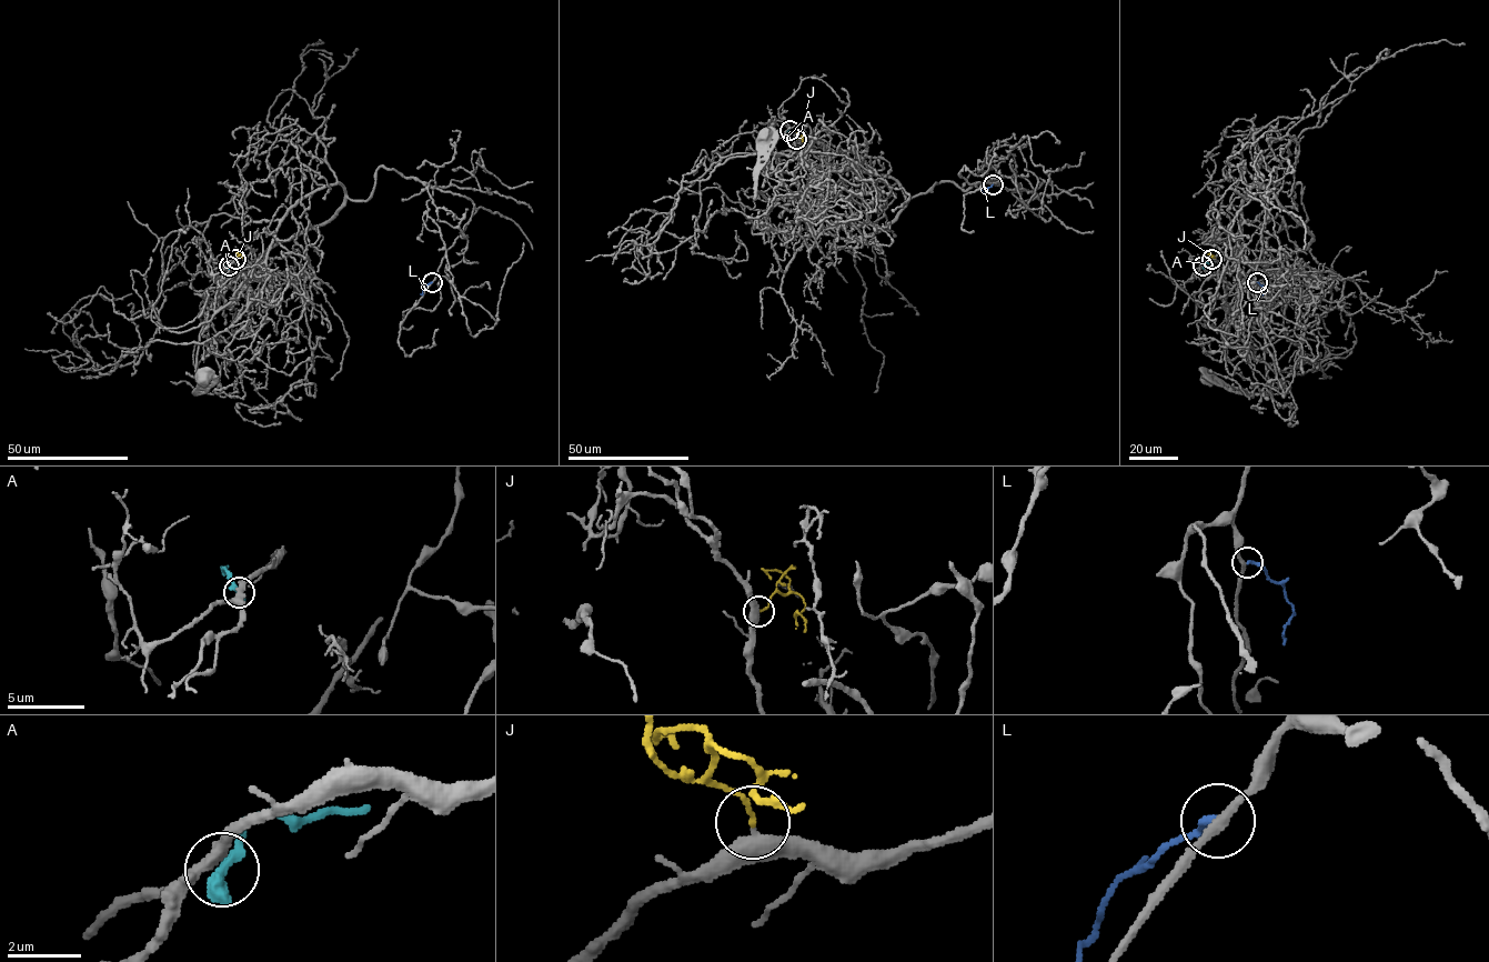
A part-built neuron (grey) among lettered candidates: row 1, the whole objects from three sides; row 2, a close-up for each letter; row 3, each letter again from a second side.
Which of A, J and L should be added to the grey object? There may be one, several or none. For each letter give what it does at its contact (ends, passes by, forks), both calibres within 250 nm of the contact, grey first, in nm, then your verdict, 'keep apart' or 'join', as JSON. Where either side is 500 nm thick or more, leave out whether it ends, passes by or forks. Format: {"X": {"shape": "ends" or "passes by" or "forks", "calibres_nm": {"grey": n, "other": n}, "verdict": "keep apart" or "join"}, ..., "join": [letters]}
{"A": {"calibres_nm": {"grey": 340, "other": 500}, "verdict": "keep apart"}, "J": {"shape": "ends", "calibres_nm": {"grey": 380, "other": 120}, "verdict": "join"}, "L": {"shape": "ends", "calibres_nm": {"grey": 240, "other": 180}, "verdict": "keep apart"}, "join": ["J"]}

